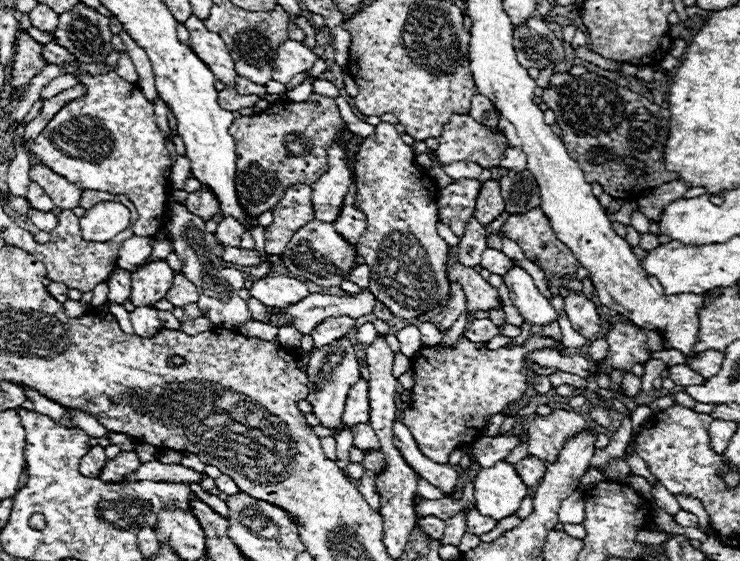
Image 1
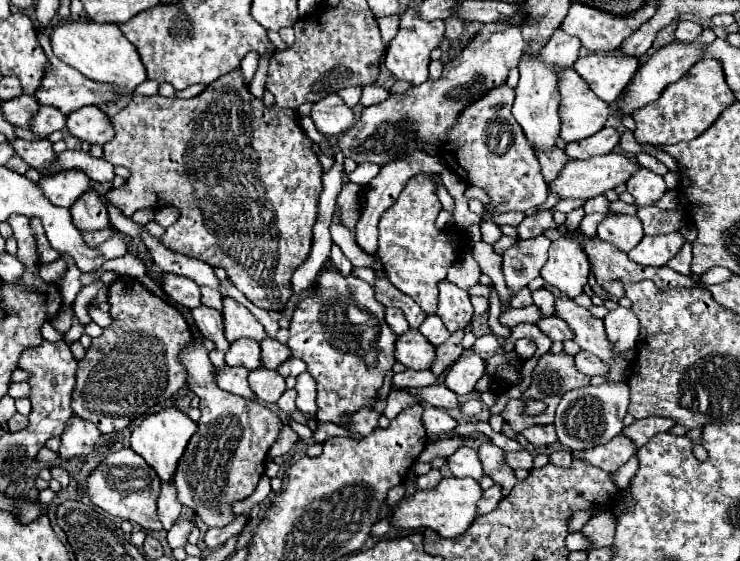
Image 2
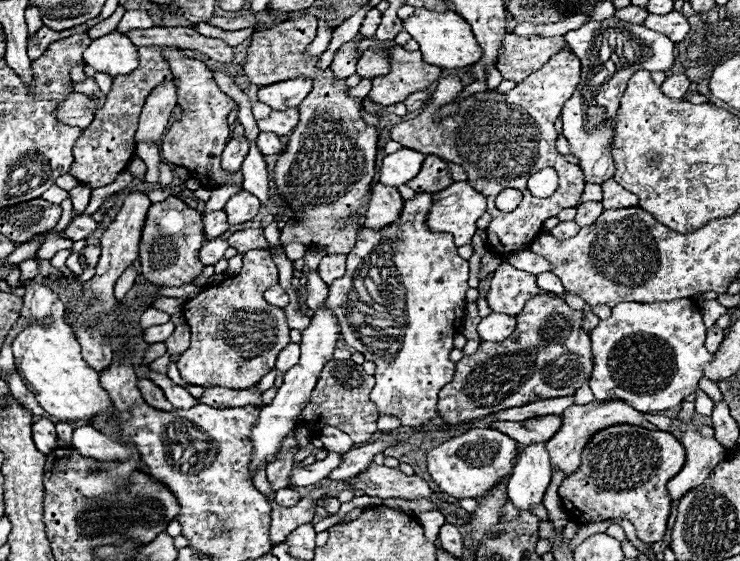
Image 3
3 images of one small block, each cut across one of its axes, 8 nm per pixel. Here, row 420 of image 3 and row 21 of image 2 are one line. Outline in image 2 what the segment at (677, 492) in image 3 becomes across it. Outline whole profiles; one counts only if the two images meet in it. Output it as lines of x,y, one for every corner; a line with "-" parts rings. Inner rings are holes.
680,20
678,28
676,28
676,40
682,44
696,42
700,34
702,34
702,26
696,22
690,22
690,20

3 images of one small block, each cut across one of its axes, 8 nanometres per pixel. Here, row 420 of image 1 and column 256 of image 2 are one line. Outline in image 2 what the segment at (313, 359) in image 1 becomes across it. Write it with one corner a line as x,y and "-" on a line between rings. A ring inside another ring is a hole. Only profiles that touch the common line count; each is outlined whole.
222,298
222,304
224,334
228,342
234,342
238,338
252,338
256,342
262,342
264,338
268,338
264,326
254,318
254,314
246,306
232,298

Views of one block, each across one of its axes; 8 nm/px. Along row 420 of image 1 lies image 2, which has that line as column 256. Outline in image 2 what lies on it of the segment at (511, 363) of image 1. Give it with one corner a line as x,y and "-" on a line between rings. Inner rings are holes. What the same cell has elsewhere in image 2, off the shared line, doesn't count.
194,342
194,344
186,346
178,354
178,360
182,362
182,366
186,368
186,374
188,374
186,386
200,398
200,412
202,412
202,416
198,420
198,430
192,436
192,440
178,464
176,476
174,476
174,486
178,488
178,500
180,500
180,504
192,508
206,522
206,526
226,526
234,518
230,504
248,498
256,490
258,480
264,475
264,460
268,456
270,446
278,440
282,420
272,410
268,410
266,406
262,406
256,400
246,400
242,396
232,396
232,394
220,390
216,384
214,366
202,344

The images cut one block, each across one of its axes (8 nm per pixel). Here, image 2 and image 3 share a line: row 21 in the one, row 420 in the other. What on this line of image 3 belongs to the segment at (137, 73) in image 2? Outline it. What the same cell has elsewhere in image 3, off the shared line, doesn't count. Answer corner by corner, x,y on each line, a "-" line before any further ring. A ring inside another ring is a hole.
26,282
26,294
24,294
24,306
20,310
20,318
24,318
28,324
22,328
14,340
12,340
12,352
16,358
16,370
26,382
26,386
32,390
40,406
54,418
62,422
74,422
74,420
88,420
104,410
110,410
112,400
102,390
98,382
98,372
86,366
80,358
80,344
72,334
72,328
64,322
66,304
44,284
-
50,318
48,326
42,324
42,320

